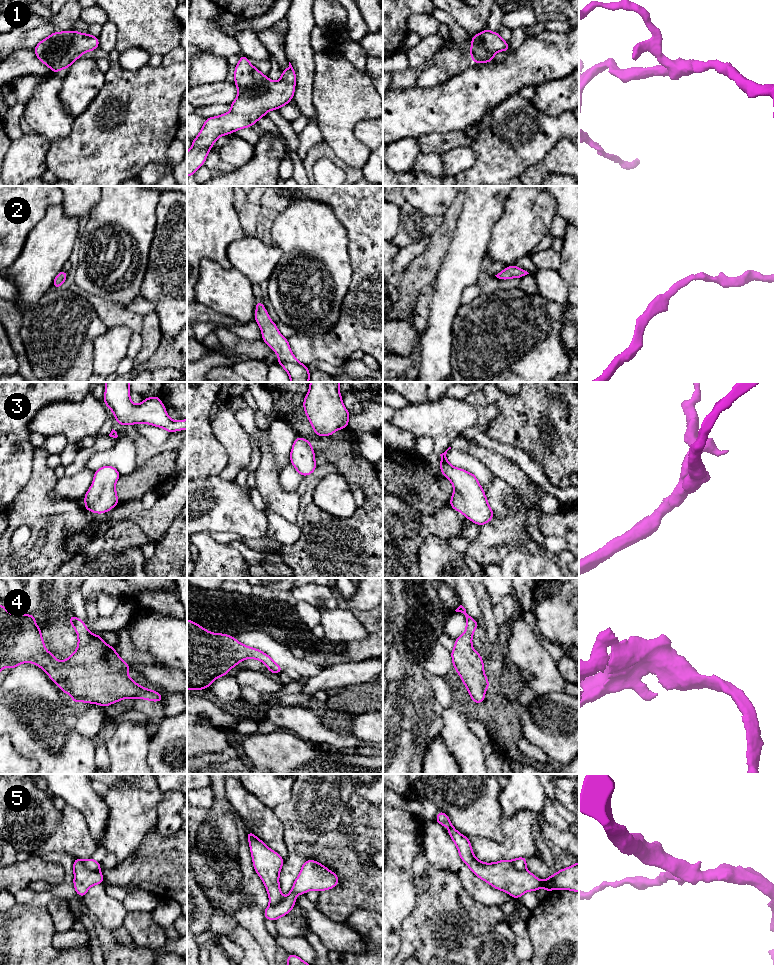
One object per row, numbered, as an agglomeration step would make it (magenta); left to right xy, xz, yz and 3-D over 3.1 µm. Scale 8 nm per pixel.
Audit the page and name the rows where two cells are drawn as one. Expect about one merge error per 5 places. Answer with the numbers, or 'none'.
5

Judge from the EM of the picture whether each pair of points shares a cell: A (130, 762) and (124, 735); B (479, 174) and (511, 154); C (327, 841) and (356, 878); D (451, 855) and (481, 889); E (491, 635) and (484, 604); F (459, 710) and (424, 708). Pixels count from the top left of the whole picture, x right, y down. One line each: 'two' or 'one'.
A: one
B: one
C: one
D: one
E: one
F: two

